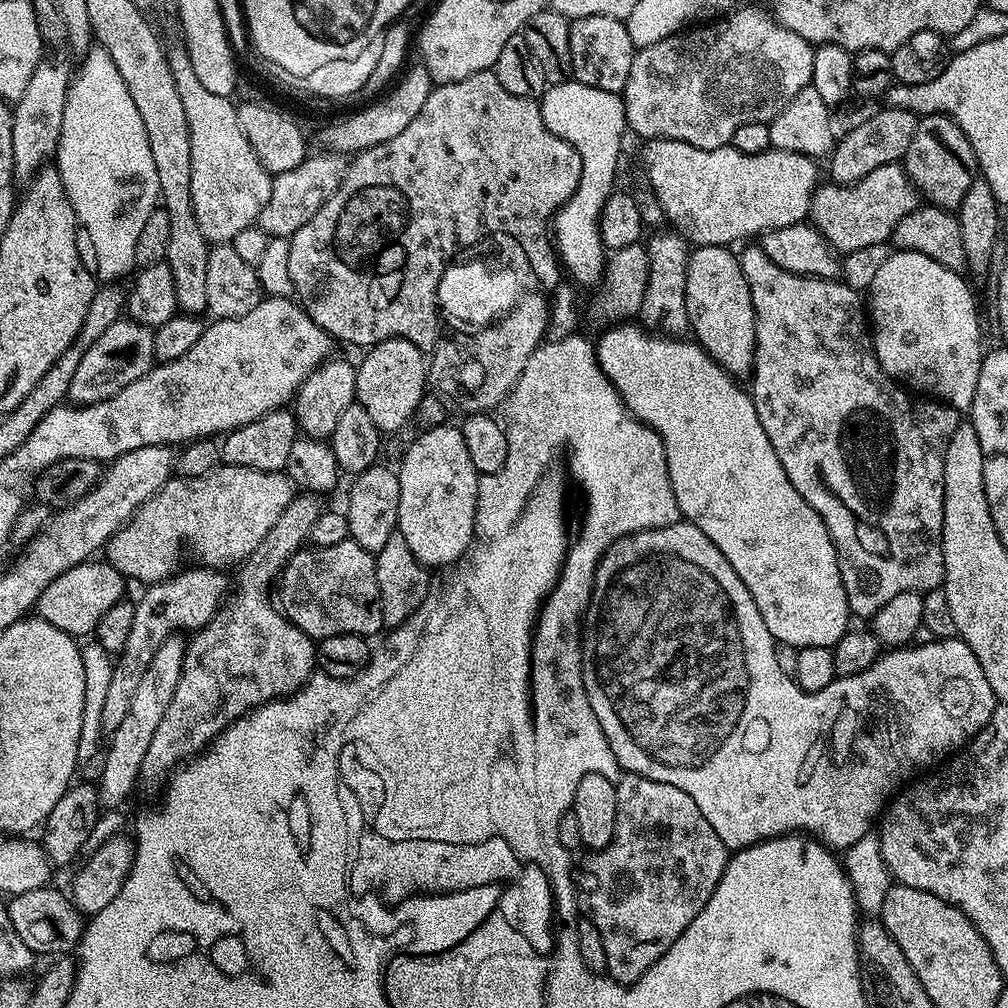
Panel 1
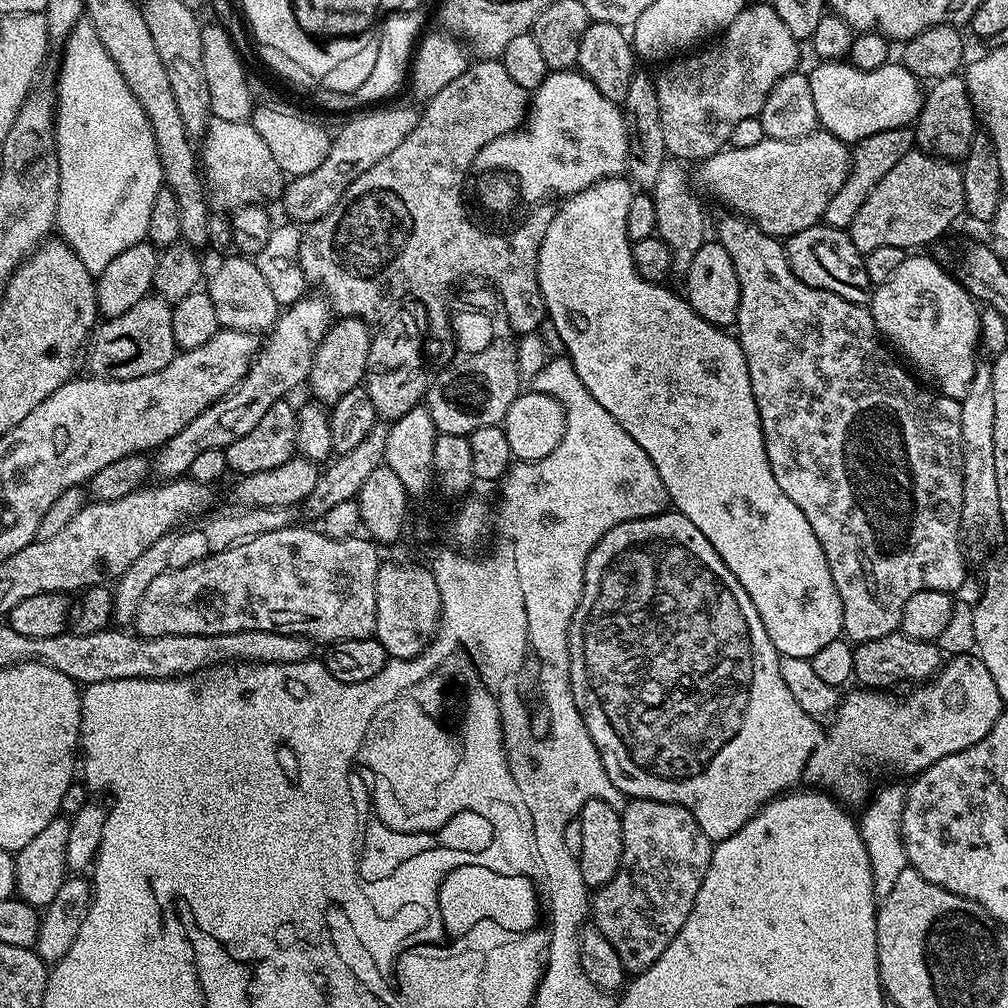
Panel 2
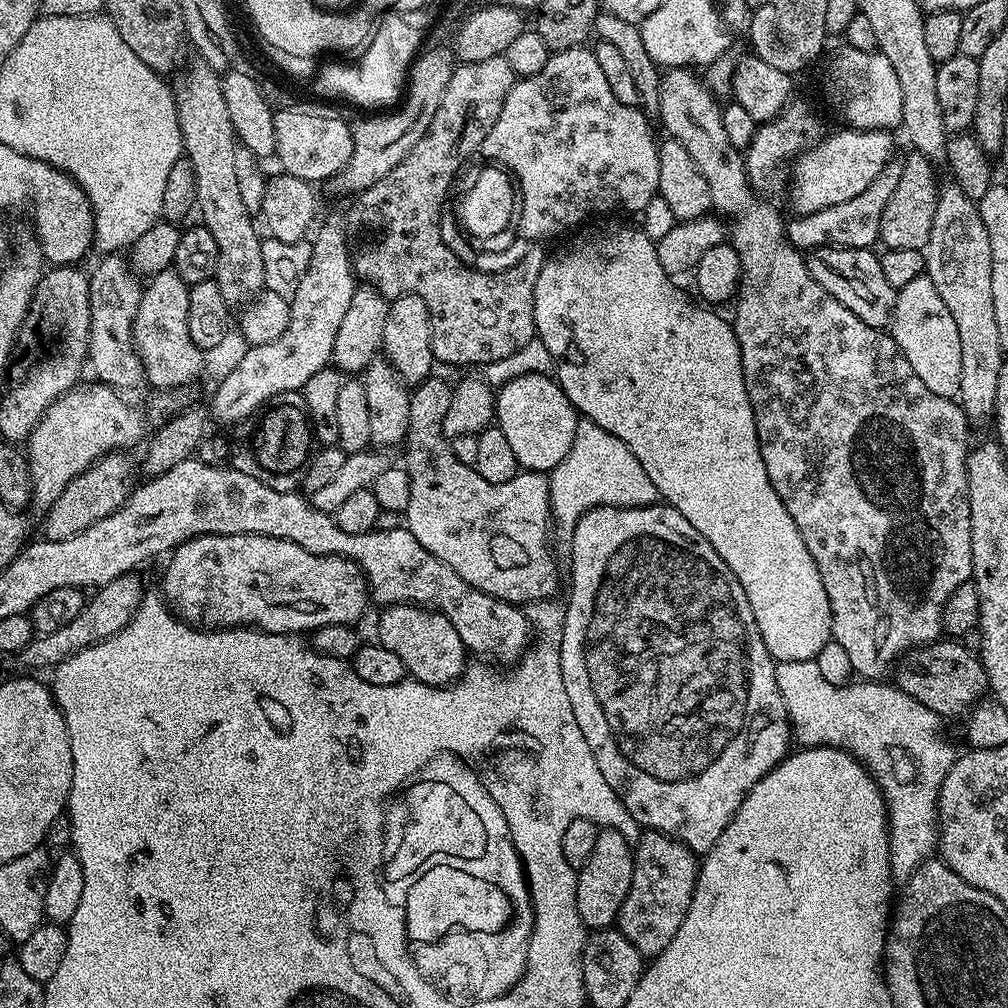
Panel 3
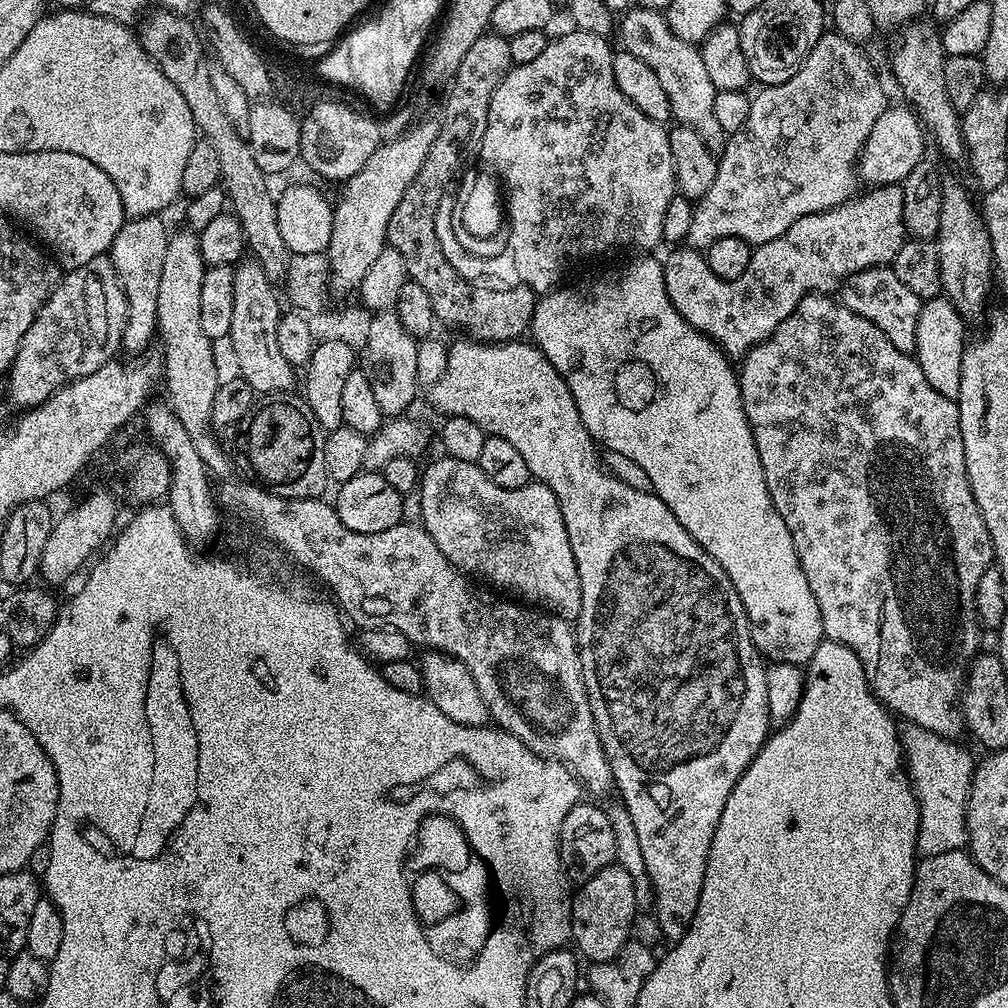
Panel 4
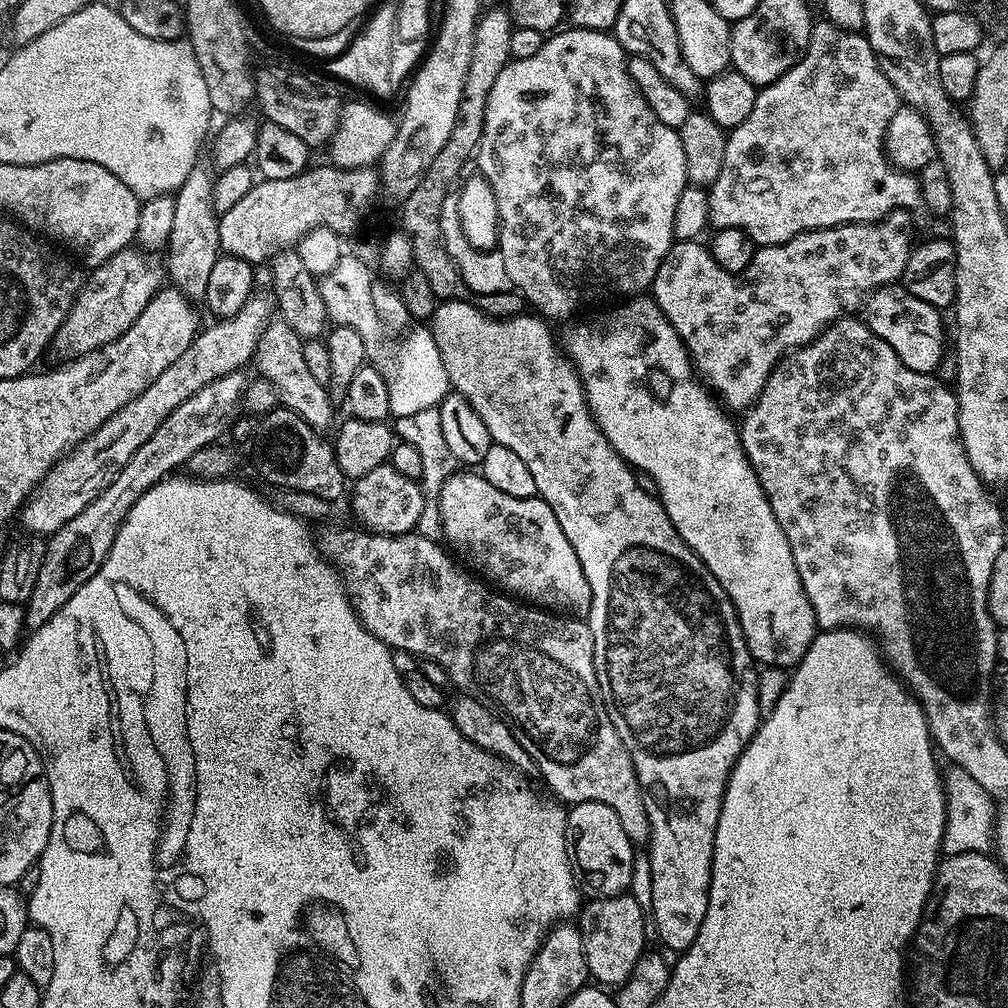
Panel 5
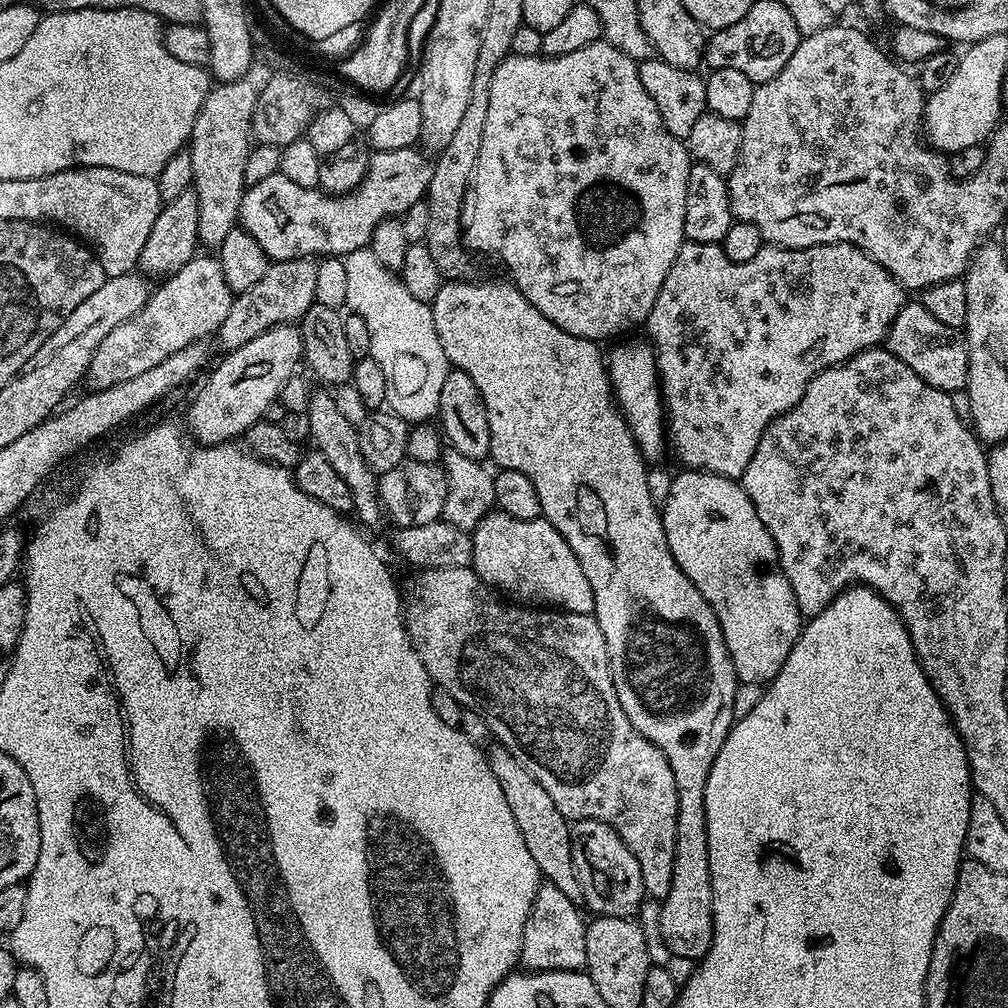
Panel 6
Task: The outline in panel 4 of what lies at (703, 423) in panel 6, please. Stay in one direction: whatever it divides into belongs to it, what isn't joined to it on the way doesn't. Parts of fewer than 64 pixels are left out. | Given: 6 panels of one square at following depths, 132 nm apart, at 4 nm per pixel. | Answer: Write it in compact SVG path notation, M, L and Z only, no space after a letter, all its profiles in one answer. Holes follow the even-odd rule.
M881 184L879 186L869 187L867 191L868 193L865 196L863 194L857 195L845 204L839 204L825 212L806 214L806 218L798 218L798 222L794 222L794 226L790 226L790 230L778 234L778 238L774 238L770 242L759 245L753 251L752 257L750 258L750 266L746 266L744 273L733 280L720 280L718 274L714 274L714 270L710 270L707 259L697 249L687 246L673 247L669 251L672 253L666 258L663 257L662 260L664 266L664 285L666 286L666 294L670 294L670 302L674 302L674 308L678 310L678 314L682 314L682 318L686 318L686 322L690 322L690 326L694 326L694 330L698 330L704 336L709 336L723 350L725 356L729 358L743 358L753 346L761 344L763 340L768 340L770 334L783 320L790 318L790 314L802 302L804 296L835 293L843 285L844 281L849 276L853 276L855 272L861 272L867 268L879 268L881 266L891 265L892 259L898 254L898 250L902 250L906 239L906 229L904 227L904 190L900 184Z

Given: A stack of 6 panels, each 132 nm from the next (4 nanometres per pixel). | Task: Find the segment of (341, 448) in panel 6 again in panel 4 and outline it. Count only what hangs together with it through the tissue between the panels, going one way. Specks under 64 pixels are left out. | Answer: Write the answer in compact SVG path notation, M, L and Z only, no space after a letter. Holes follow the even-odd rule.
M254 258L237 263L235 269L234 319L230 321L227 339L232 340L232 352L240 367L239 379L245 380L256 394L291 393L295 384L297 387L298 372L278 346L278 322L282 307L280 308L280 300L276 297L277 285L266 278L266 270L262 270L262 266Z

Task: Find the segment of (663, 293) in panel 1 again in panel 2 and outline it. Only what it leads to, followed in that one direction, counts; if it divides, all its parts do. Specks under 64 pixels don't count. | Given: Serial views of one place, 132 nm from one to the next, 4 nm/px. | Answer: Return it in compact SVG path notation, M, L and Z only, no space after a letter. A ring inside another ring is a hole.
M668 158L659 171L657 184L650 190L656 215L656 235L666 242L672 255L672 272L676 274L686 274L690 270L694 254L698 254L698 250L706 242L704 208L696 197L697 189L690 179L690 172L684 168L687 167L681 161Z

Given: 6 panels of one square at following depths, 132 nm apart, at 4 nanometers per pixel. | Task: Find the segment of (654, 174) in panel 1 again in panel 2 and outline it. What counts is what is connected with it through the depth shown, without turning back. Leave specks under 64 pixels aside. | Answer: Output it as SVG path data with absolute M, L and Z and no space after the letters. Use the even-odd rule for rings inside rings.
M817 130L810 133L806 138L798 140L769 140L765 138L762 142L758 142L758 146L746 146L745 148L734 148L731 146L725 147L719 152L715 152L713 156L707 156L702 161L699 161L697 172L694 172L694 180L701 189L705 188L714 199L720 204L725 204L725 209L731 210L733 213L739 214L752 223L757 224L760 229L766 234L777 238L787 238L798 234L798 230L806 230L810 226L821 223L824 218L826 205L829 204L830 198L834 198L834 194L838 194L838 190L842 190L842 182L846 182L850 171L850 148L849 145L842 143L838 138L834 138L834 134L823 130Z

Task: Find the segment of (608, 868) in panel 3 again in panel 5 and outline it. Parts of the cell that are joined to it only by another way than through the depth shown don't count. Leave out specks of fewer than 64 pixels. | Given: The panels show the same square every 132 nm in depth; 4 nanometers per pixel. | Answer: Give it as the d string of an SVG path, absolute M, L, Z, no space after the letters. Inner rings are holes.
M602 896L587 901L589 904L579 909L578 927L582 946L586 954L588 975L597 985L623 986L630 978L638 958L644 955L644 920L646 924L646 908L632 897Z

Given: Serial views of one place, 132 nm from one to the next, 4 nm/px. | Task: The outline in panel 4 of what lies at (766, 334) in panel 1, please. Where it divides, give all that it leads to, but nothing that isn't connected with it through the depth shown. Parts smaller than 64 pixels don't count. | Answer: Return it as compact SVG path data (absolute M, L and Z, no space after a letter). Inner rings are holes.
M632 6L623 13L622 19L618 24L618 35L624 42L623 51L642 58L642 62L654 70L654 75L666 90L666 98L670 98L672 120L676 124L690 126L690 130L694 130L712 152L723 152L726 134L722 126L718 126L718 118L714 115L717 90L714 82L710 82L710 73L706 71L706 62L702 62L699 47L675 36L663 11ZM828 294L804 296L802 302L790 314L790 318L783 320L770 334L768 340L763 340L761 344L753 346L744 355L741 364L744 365L739 365L738 375L740 377L742 406L746 410L748 425L754 434L754 446L758 446L758 458L762 462L762 474L766 478L766 490L770 490L770 498L774 502L782 522L786 522L786 530L790 530L790 538L794 542L794 550L798 554L798 562L806 574L806 582L810 582L810 590L814 594L814 598L818 602L818 610L822 614L822 626L824 627L825 637L839 644L844 644L850 650L854 650L854 654L858 654L860 665L868 679L868 685L870 685L873 694L879 698L881 704L888 709L889 713L895 714L901 721L903 721L902 719L908 720L904 722L909 725L925 728L939 736L959 737L960 728L962 732L962 713L958 705L966 687L968 666L971 661L976 659L982 648L982 625L976 618L978 582L982 582L982 574L986 574L986 570L993 567L994 564L990 534L986 532L986 522L982 522L982 514L978 510L978 502L974 502L974 494L970 490L970 478L966 474L966 454L962 450L959 403L956 400L951 400L942 394L938 394L938 390L934 390L934 386L930 386L930 382L926 382L926 374L922 374L922 366L916 361L915 355L898 350L898 346L894 346L894 342L890 342L890 338L886 338L886 334L882 330L878 330L878 326L874 326L874 322L854 314L854 310L850 310L839 299L833 298Z

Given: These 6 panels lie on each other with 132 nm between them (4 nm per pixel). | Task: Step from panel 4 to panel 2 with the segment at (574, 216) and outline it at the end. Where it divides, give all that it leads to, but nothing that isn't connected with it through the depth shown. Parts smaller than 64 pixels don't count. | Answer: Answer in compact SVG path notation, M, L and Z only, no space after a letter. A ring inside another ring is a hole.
M569 70L567 72L549 71L548 77L542 82L542 86L534 89L530 96L528 105L528 115L523 125L510 134L502 134L498 138L494 138L494 142L486 142L486 146L482 146L482 150L478 150L475 171L480 174L489 172L503 172L512 177L519 195L524 196L532 204L540 204L543 200L552 200L555 196L559 198L567 198L578 194L582 190L586 190L590 186L594 186L600 180L605 180L611 176L624 176L627 166L627 150L628 150L628 130L627 123L624 121L624 114L621 105L610 102L610 98L606 98L606 94L598 91L598 86L594 86L594 82L590 82L590 78L586 78L579 70Z

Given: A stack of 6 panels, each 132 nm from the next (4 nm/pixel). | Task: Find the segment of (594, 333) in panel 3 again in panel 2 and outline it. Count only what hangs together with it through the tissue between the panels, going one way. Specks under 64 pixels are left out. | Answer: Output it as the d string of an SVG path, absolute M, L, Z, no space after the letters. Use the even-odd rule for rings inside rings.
M611 176L567 197L561 203L564 205L553 216L547 217L548 225L538 250L538 286L542 290L544 311L550 321L551 331L556 332L561 338L561 349L574 366L582 386L586 386L586 390L594 394L594 399L613 416L614 422L618 422L618 426L622 426L622 430L626 430L626 434L630 434L630 438L634 438L634 442L638 442L642 450L646 450L650 462L654 462L658 470L658 478L662 478L662 486L666 486L671 507L690 518L690 522L694 522L694 526L698 526L698 530L706 534L710 546L714 546L714 550L720 555L722 562L726 562L734 578L742 582L742 590L750 594L750 602L754 602L754 610L758 610L758 618L762 618L762 626L766 634L770 634L770 642L774 642L776 651L781 656L811 660L814 654L818 654L818 650L822 650L822 646L841 639L844 630L842 598L838 598L838 586L834 586L826 554L814 530L810 530L806 514L802 514L802 510L798 510L798 506L794 506L794 502L790 502L790 498L782 494L782 486L774 482L774 470L770 470L770 462L766 458L760 415L750 386L750 370L746 366L746 354L739 339L731 331L706 322L706 318L699 316L681 293L679 296L678 293L671 292L668 286L655 284L638 274L632 261L633 241L628 239L626 230L626 214L630 211L633 195L633 185L624 176Z

